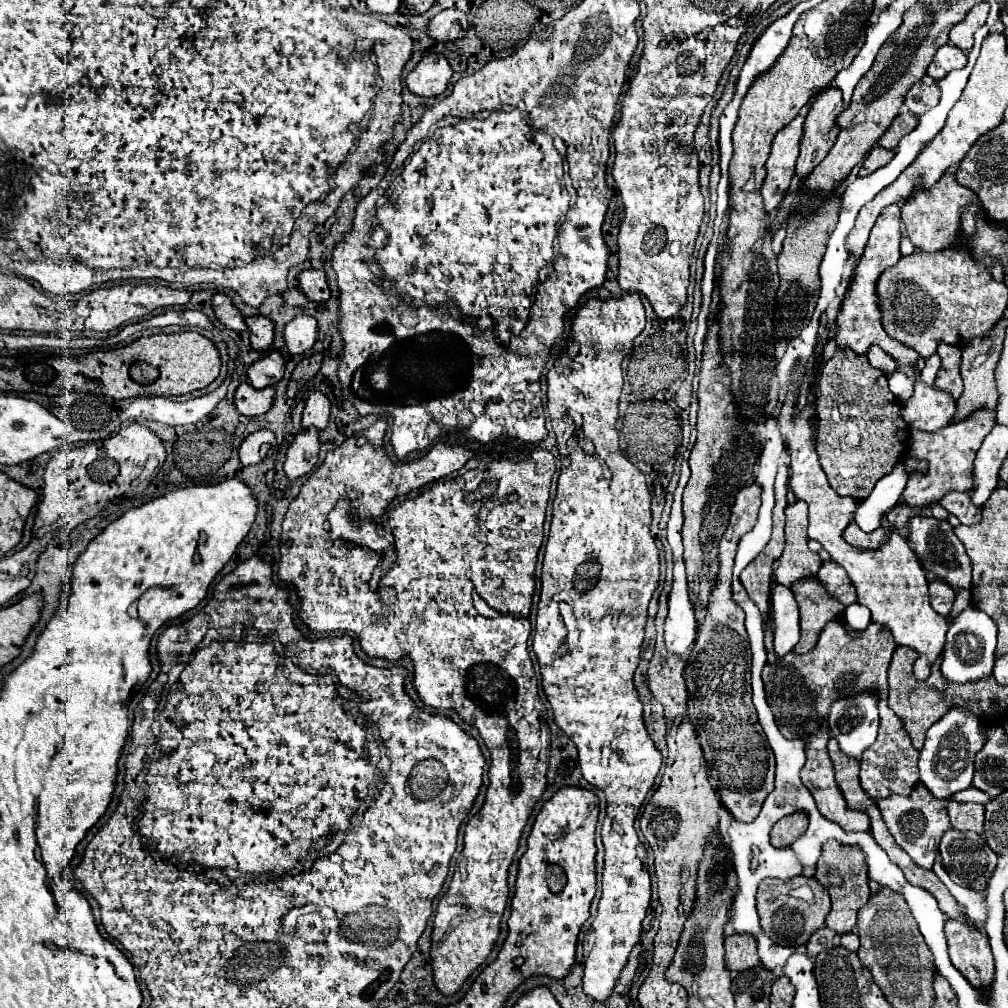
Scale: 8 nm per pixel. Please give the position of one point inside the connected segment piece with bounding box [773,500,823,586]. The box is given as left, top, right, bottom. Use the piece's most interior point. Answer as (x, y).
(797, 561)

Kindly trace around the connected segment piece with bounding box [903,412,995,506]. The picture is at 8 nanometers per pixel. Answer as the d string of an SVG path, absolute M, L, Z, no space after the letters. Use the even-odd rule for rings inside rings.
M975 412L971 414L963 424L949 424L937 432L923 432L923 430L911 430L909 432L909 446L907 454L915 460L927 462L927 472L911 472L907 488L903 492L903 500L909 502L909 506L925 506L941 496L945 496L949 490L967 492L971 488L971 470L975 452L979 450L985 436L995 426L995 412Z

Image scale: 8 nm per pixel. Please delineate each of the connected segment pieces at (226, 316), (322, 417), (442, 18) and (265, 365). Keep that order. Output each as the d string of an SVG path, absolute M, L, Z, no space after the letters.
M215 294L213 296L213 312L225 328L235 330L235 332L245 332L247 330L243 316L239 314L239 310L233 306L233 302L225 294Z
M311 392L303 410L303 428L315 426L323 430L329 420L329 408L331 408L331 402L327 400L327 396L323 396L321 392Z
M453 8L439 12L427 24L427 34L435 38L437 42L449 42L449 40L463 38L467 30L469 30L467 14L463 14L461 10L453 10Z
M271 350L267 356L261 360L253 362L247 368L247 380L253 388L265 388L265 386L275 386L283 378L285 362L277 350Z

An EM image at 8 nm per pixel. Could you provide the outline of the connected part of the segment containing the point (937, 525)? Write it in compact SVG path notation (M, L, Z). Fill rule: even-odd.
M913 516L905 524L907 530L907 540L917 554L921 566L935 574L939 580L947 582L955 592L959 590L971 590L971 562L965 552L963 542L955 536L953 526L947 520L937 520L931 516Z

